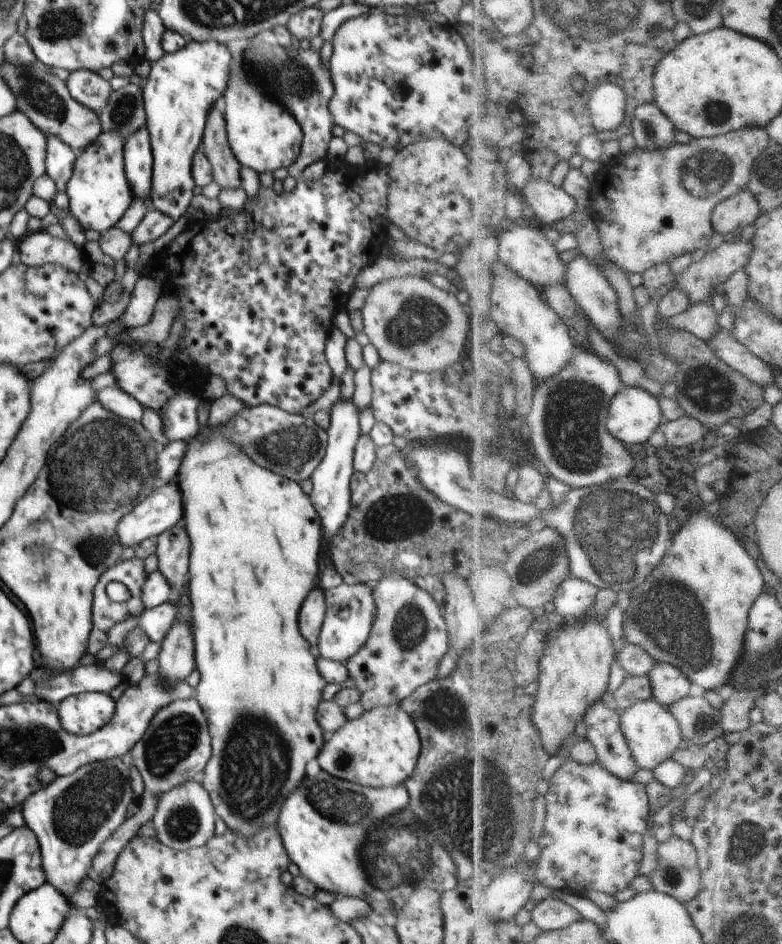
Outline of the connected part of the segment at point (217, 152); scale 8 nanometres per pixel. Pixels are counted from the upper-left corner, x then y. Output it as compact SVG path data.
M215 107L208 112L203 132L203 146L203 152L212 166L214 182L221 189L240 187L241 164L228 144L225 118Z

